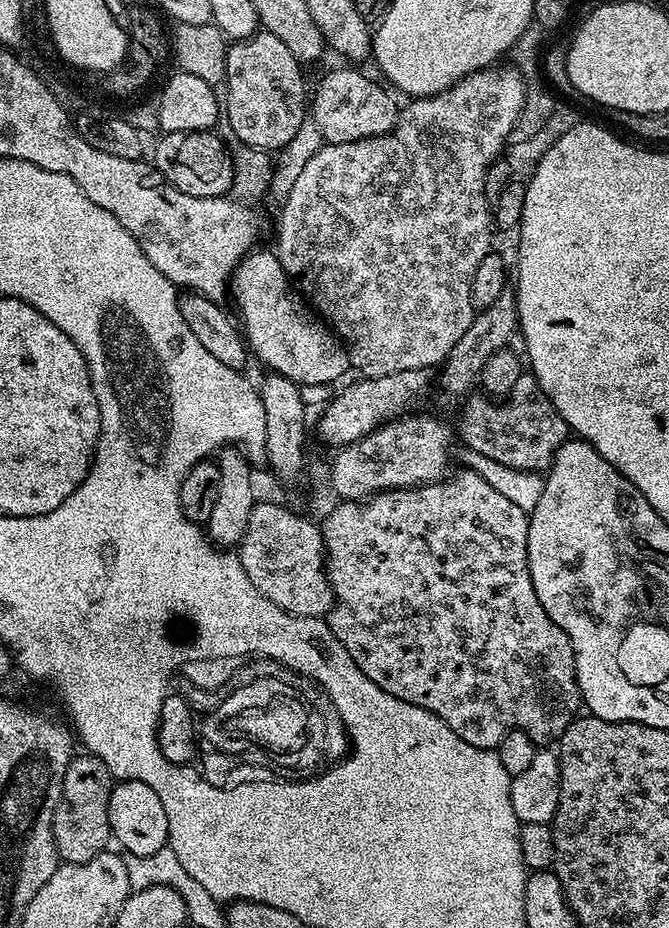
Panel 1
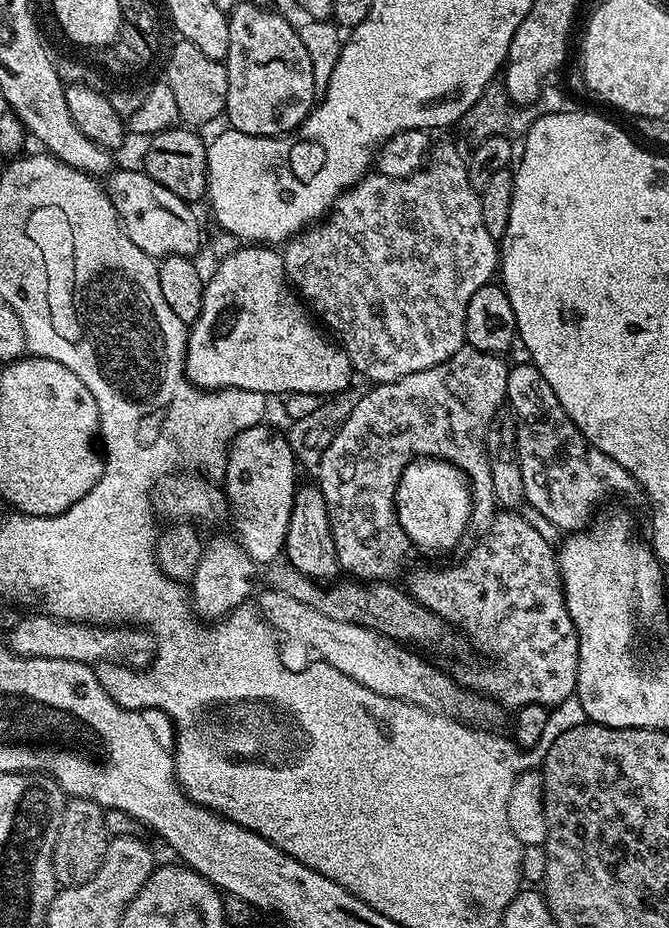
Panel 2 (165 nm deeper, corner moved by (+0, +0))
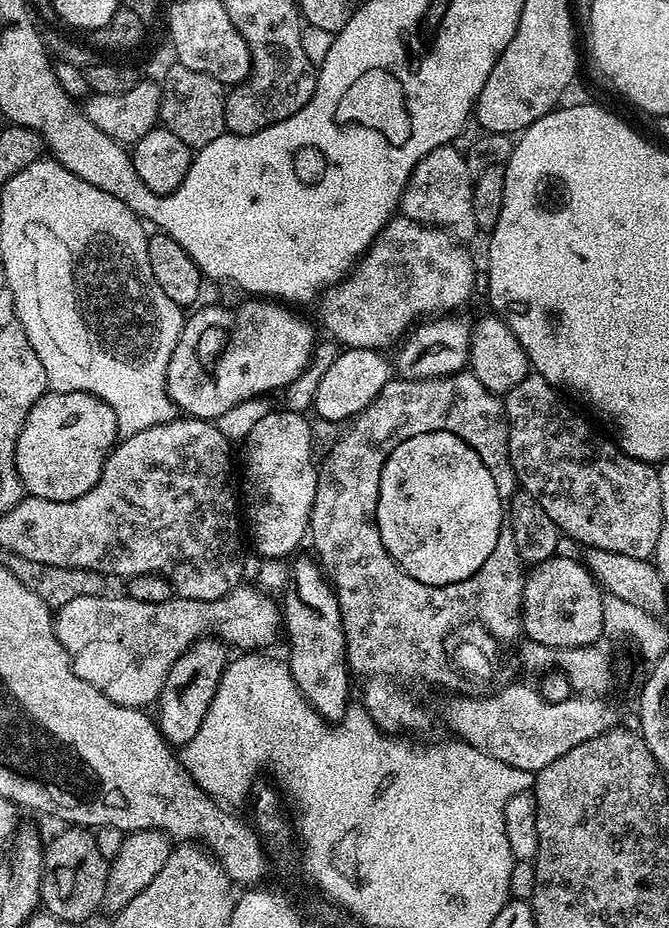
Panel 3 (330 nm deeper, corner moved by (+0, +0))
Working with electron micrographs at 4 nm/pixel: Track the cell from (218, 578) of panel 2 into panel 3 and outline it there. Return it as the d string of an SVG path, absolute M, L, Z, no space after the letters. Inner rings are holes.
M219 638L193 640L178 662L170 666L170 674L166 674L164 689L158 701L160 732L169 744L186 745L190 738L194 738L194 734L198 734L198 726L202 726L202 718L206 718L206 710L210 710L210 702L214 702L218 682L230 663L228 651L229 645Z

